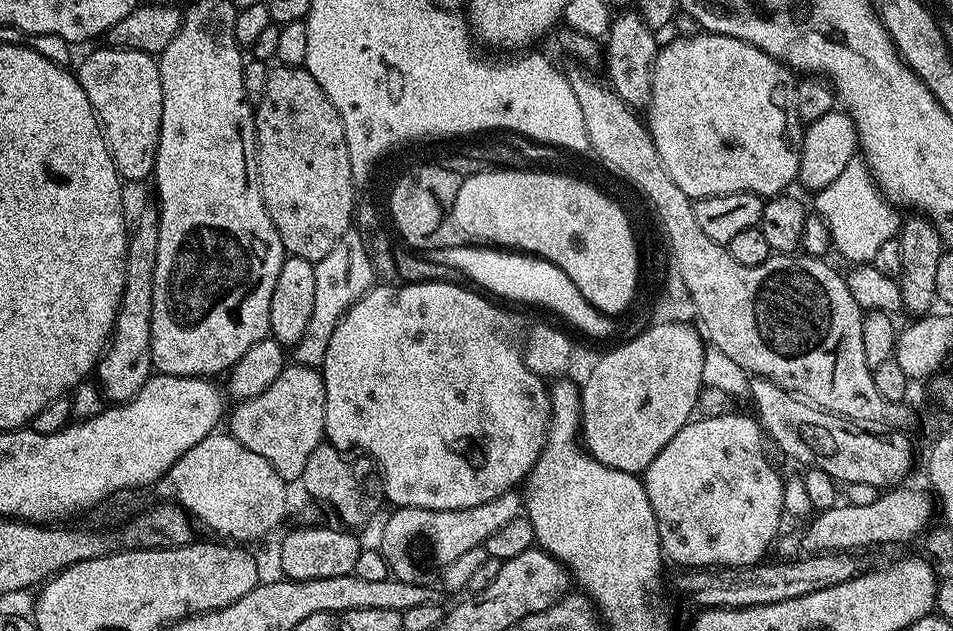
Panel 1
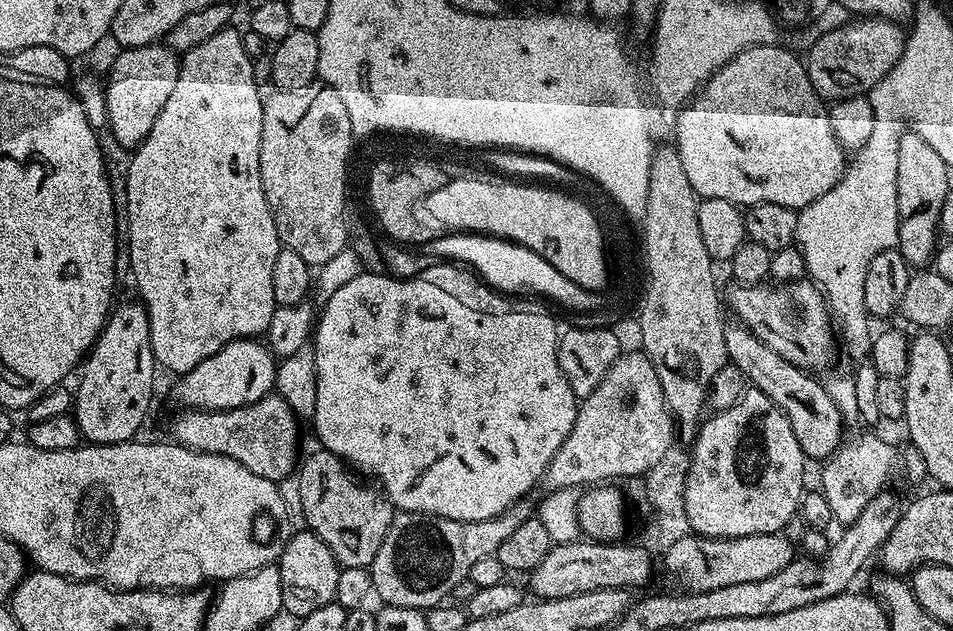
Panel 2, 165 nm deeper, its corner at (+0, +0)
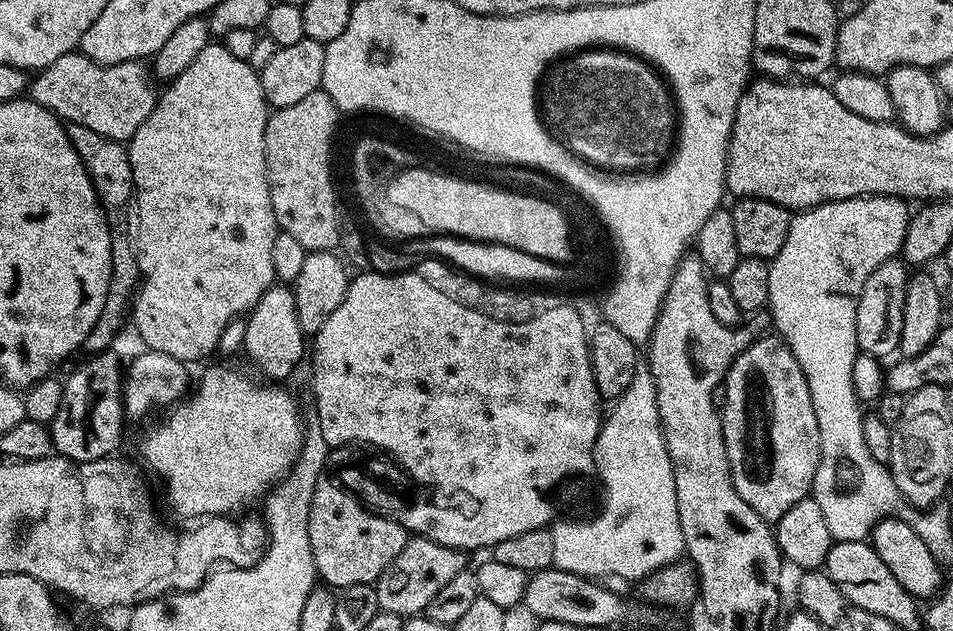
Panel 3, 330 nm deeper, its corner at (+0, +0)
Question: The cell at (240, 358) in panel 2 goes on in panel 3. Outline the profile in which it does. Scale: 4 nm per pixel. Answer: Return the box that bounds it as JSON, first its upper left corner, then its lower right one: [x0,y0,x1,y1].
[244,282,306,382]

